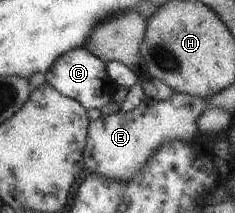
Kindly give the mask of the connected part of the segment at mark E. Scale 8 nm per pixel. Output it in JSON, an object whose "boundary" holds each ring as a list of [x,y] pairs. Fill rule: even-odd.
{"boundary":[[[176,92],[169,100],[144,99],[140,105],[128,113],[118,110],[111,115],[102,115],[91,123],[89,142],[85,152],[87,167],[94,174],[109,177],[117,182],[128,181],[134,174],[141,172],[141,169],[151,160],[154,151],[167,141],[195,141],[197,133],[200,132],[196,124],[198,116],[210,107],[205,99]]]}

